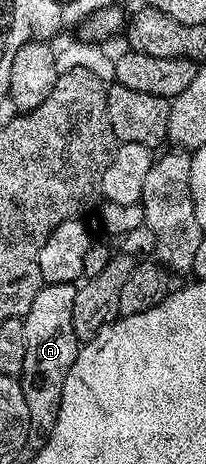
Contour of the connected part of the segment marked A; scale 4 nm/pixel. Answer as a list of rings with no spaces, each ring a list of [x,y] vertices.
[[[45,283],[35,293],[31,309],[23,316],[25,324],[25,352],[23,369],[19,376],[23,397],[27,397],[29,425],[34,432],[48,433],[57,420],[57,404],[61,401],[63,381],[79,350],[79,340],[73,324],[73,306],[77,283]]]

